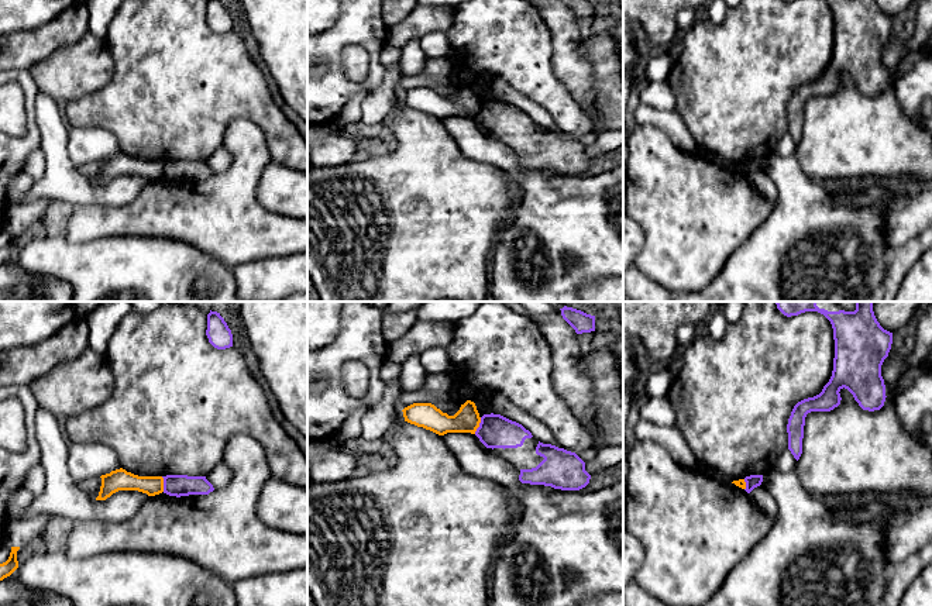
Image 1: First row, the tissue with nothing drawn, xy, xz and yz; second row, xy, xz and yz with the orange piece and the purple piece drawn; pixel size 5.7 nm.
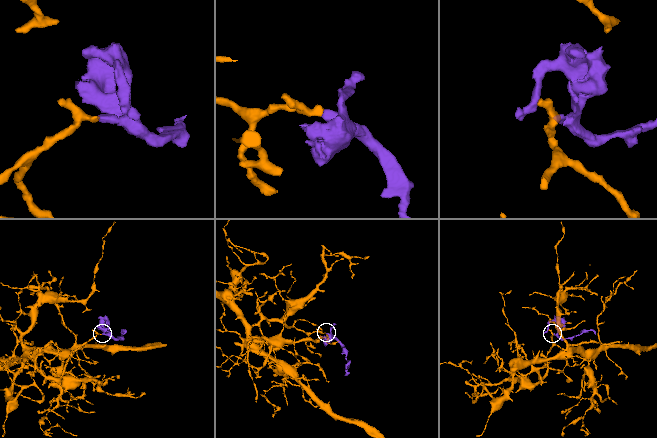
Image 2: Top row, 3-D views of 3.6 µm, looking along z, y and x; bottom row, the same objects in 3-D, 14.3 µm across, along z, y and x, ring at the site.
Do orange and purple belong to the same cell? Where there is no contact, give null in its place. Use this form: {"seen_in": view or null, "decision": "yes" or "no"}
{"seen_in": "xz", "decision": "no"}

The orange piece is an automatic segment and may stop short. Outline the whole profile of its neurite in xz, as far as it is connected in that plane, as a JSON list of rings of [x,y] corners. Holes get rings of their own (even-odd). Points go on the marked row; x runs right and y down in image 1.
[[[467,400],[454,416],[448,416],[431,403],[413,403],[403,410],[405,421],[430,430],[439,435],[447,433],[475,434],[481,417],[474,402]]]

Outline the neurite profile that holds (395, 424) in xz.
[[[399,410],[399,413],[392,420],[388,431],[384,434],[384,438],[382,438],[384,443],[392,444],[392,440],[393,440],[396,431],[400,428],[402,421],[405,421],[403,412]]]

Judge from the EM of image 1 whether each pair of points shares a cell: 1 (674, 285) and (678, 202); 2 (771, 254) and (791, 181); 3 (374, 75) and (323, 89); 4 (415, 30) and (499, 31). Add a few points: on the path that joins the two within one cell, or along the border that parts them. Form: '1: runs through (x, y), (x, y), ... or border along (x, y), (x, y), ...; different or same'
1: runs through (678, 264), (678, 223); same
2: runs through (790, 236), (791, 199); same
3: runs through (363, 88), (336, 89); same
4: border along (454, 14), (446, 31); different

